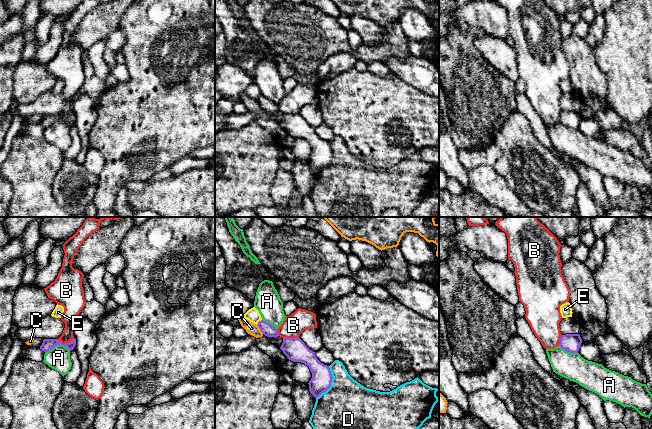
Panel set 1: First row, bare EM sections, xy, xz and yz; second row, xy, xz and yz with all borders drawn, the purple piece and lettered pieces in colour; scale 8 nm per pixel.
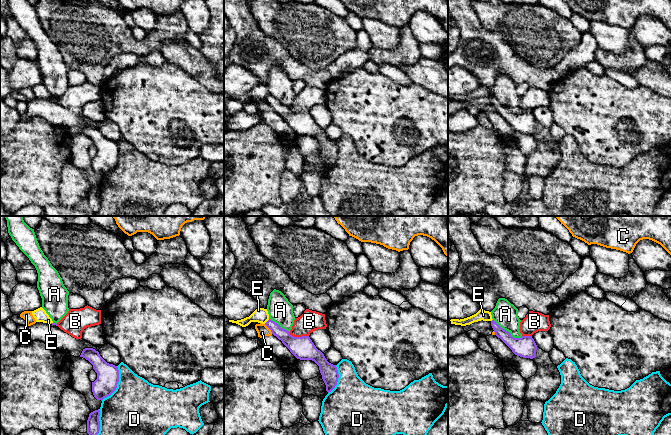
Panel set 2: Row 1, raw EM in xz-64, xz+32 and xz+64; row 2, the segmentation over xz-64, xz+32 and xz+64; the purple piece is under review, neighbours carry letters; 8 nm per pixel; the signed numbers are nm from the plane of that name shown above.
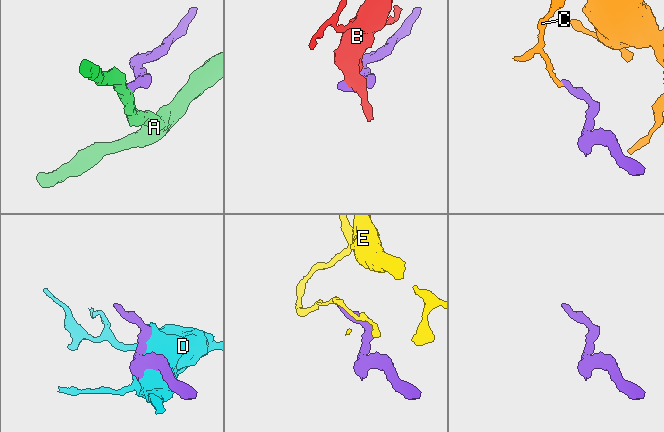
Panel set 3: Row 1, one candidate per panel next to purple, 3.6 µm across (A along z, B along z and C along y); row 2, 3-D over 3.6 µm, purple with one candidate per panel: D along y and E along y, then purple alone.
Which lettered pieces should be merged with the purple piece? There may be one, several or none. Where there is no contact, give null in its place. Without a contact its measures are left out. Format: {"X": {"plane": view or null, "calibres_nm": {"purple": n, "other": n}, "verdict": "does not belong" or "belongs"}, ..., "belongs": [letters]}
{"A": {"plane": "xy", "calibres_nm": {"purple": 90, "other": 190}, "verdict": "does not belong"}, "B": {"plane": "xy", "calibres_nm": {"purple": 60, "other": 110}, "verdict": "does not belong"}, "C": {"plane": "xz", "calibres_nm": {"purple": 100, "other": 90}, "verdict": "does not belong"}, "D": {"plane": "xz", "calibres_nm": {"purple": 160, "other": 460}, "verdict": "does not belong"}, "E": {"plane": "xz", "calibres_nm": {"purple": 100, "other": 110}, "verdict": "does not belong"}, "belongs": []}

